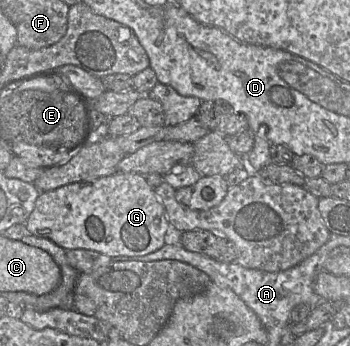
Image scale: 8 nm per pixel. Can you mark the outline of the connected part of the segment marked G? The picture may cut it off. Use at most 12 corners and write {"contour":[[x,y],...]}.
{"contour":[[146,176],[39,192],[24,225],[64,250],[161,249],[166,210]]}

